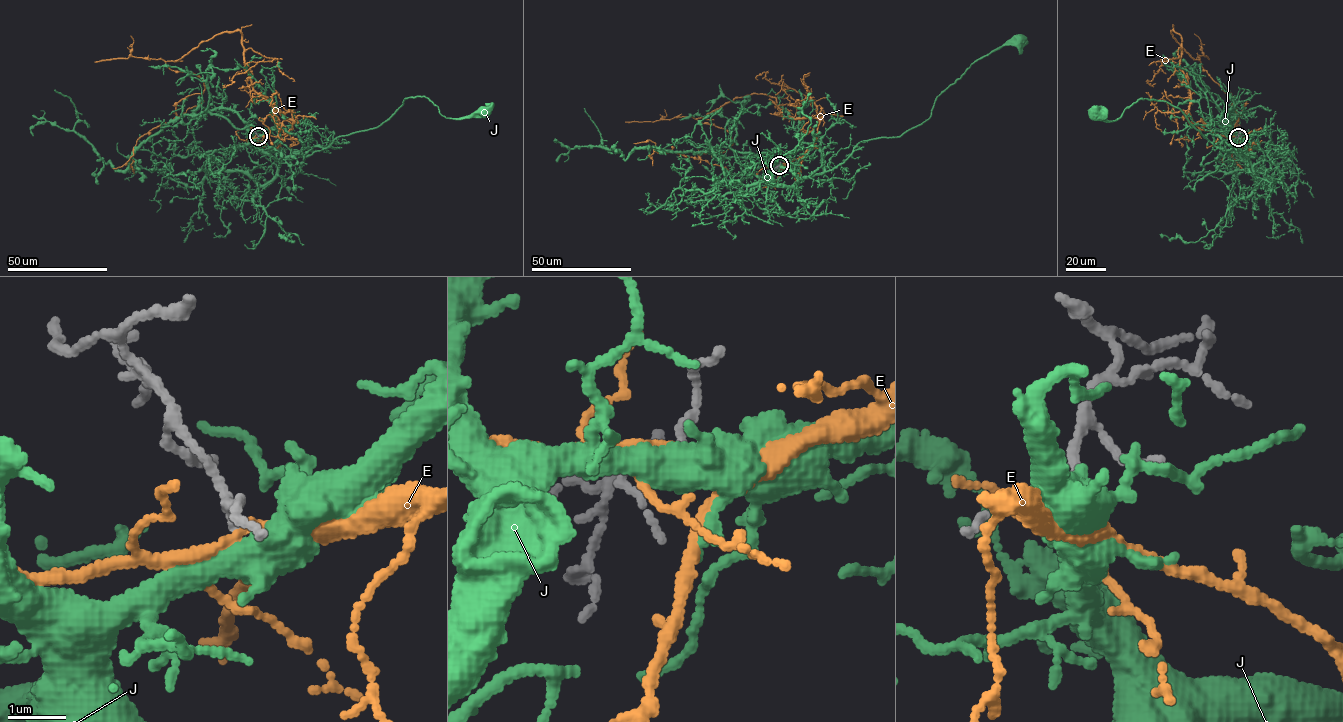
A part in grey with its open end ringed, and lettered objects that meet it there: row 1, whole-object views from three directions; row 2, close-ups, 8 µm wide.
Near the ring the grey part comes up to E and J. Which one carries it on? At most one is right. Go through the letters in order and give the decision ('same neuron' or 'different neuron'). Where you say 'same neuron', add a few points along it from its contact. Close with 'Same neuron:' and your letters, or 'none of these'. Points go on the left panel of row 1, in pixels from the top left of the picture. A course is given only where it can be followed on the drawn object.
E: different neuron
J: same neuron | via (258, 137), (257, 146), (278, 160), (287, 159), (376, 128), (410, 97), (425, 96), (446, 117), (486, 111)
Same neuron: J

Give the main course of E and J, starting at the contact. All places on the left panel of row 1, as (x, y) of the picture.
E: (258, 136), (285, 135), (292, 122), (253, 89), (242, 33), (221, 32), (165, 62), (205, 89), (113, 168)
J: (258, 137), (257, 146), (278, 160), (287, 159), (376, 128), (410, 97), (425, 96), (446, 117), (486, 111)

